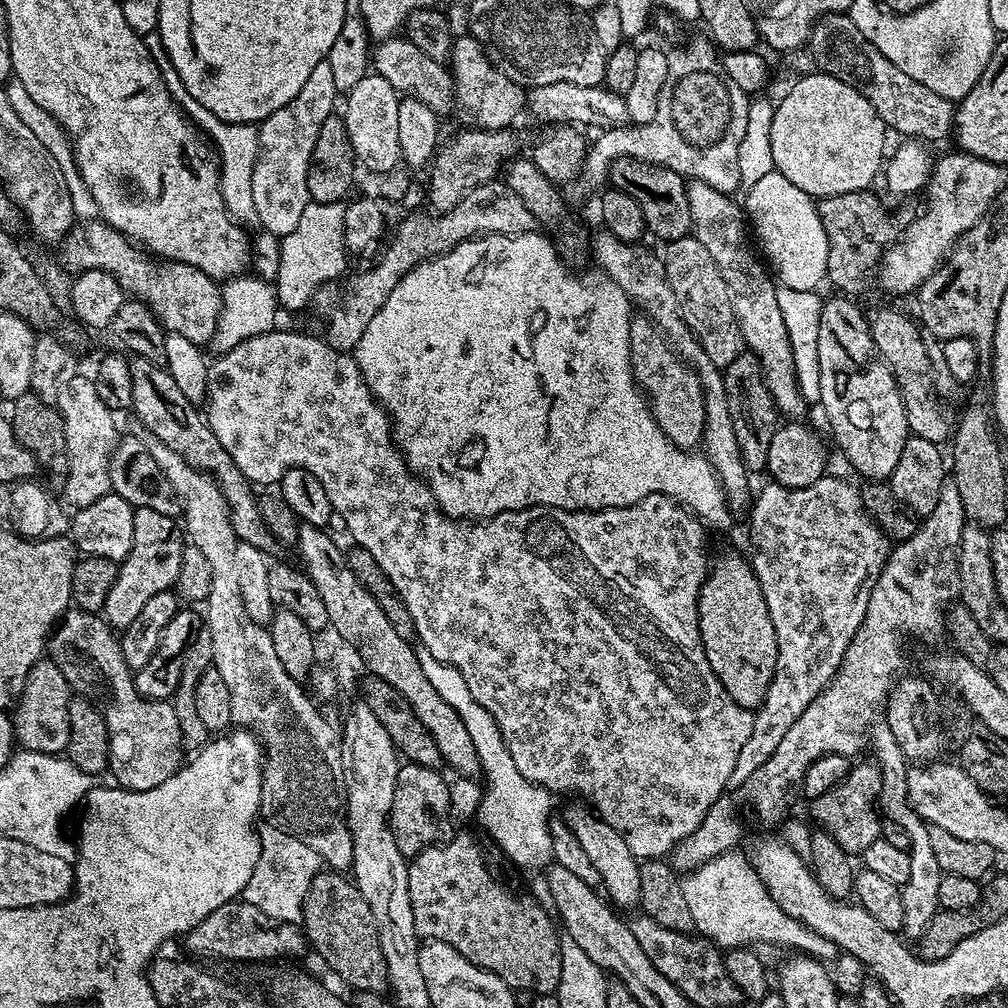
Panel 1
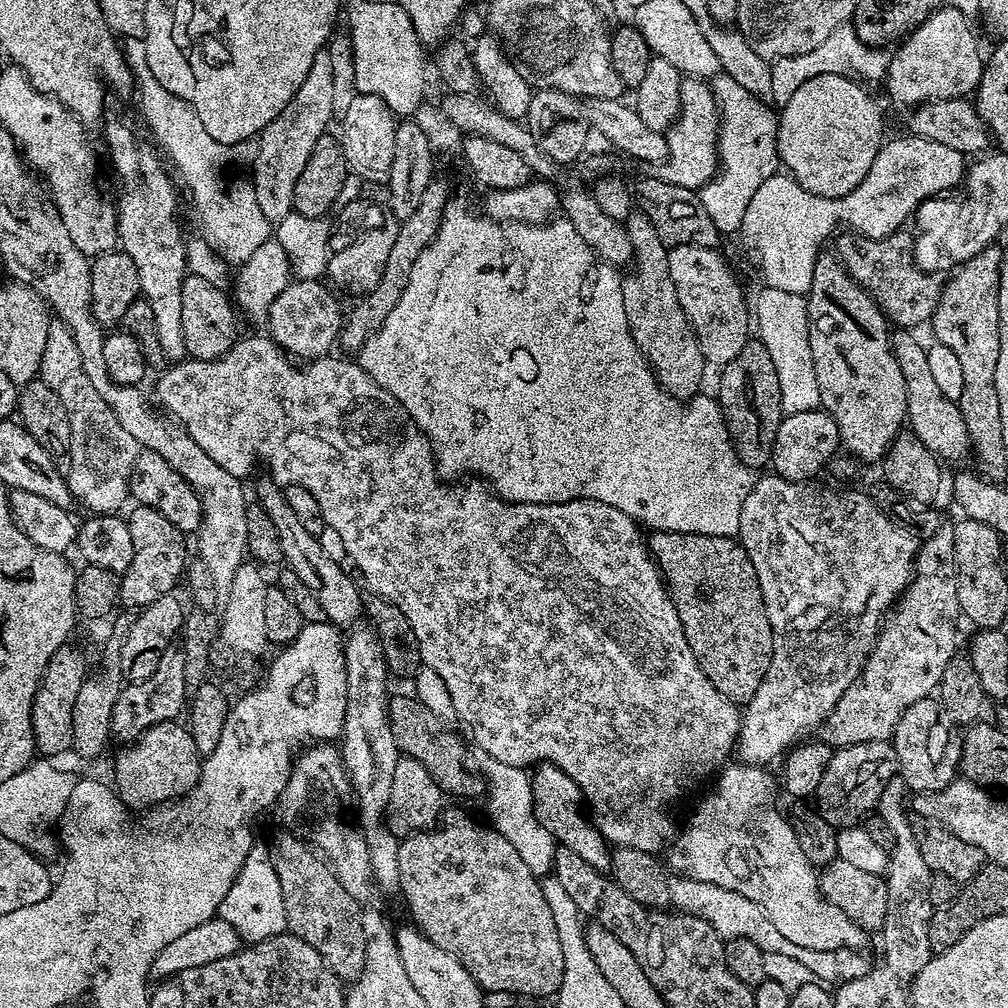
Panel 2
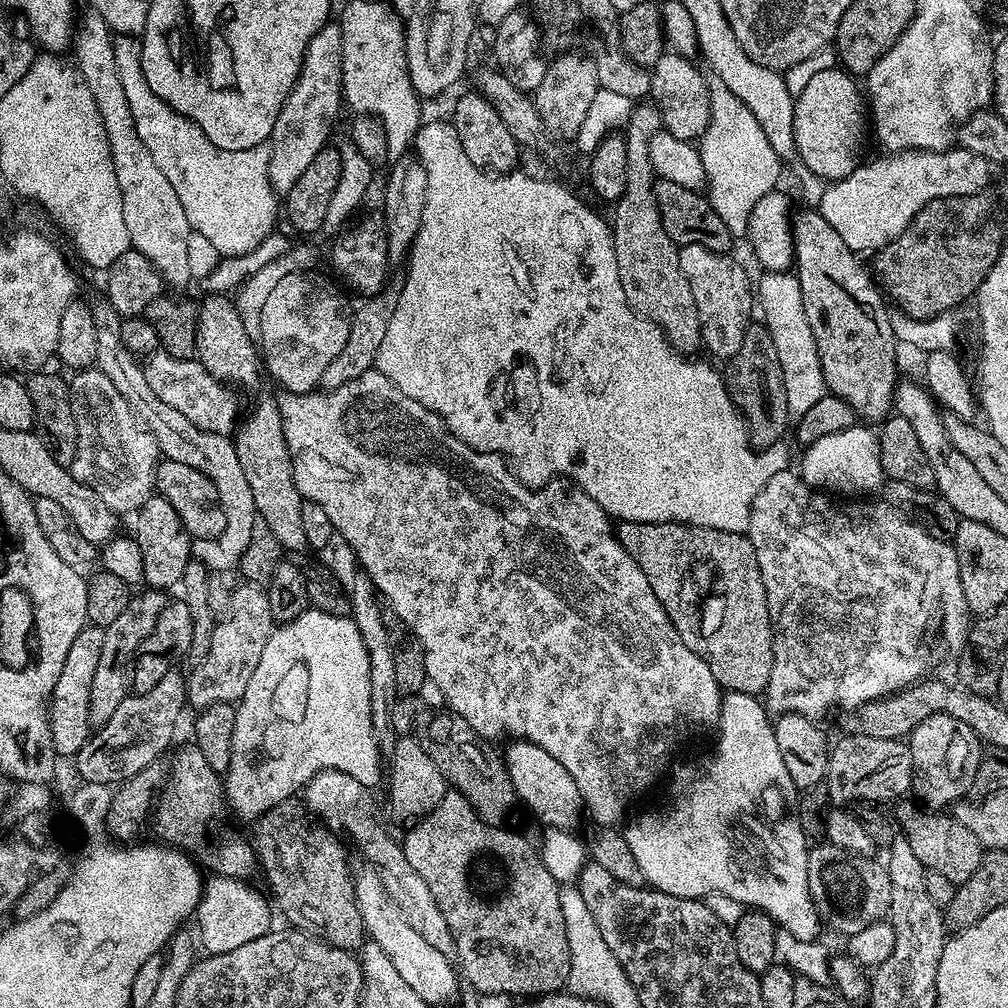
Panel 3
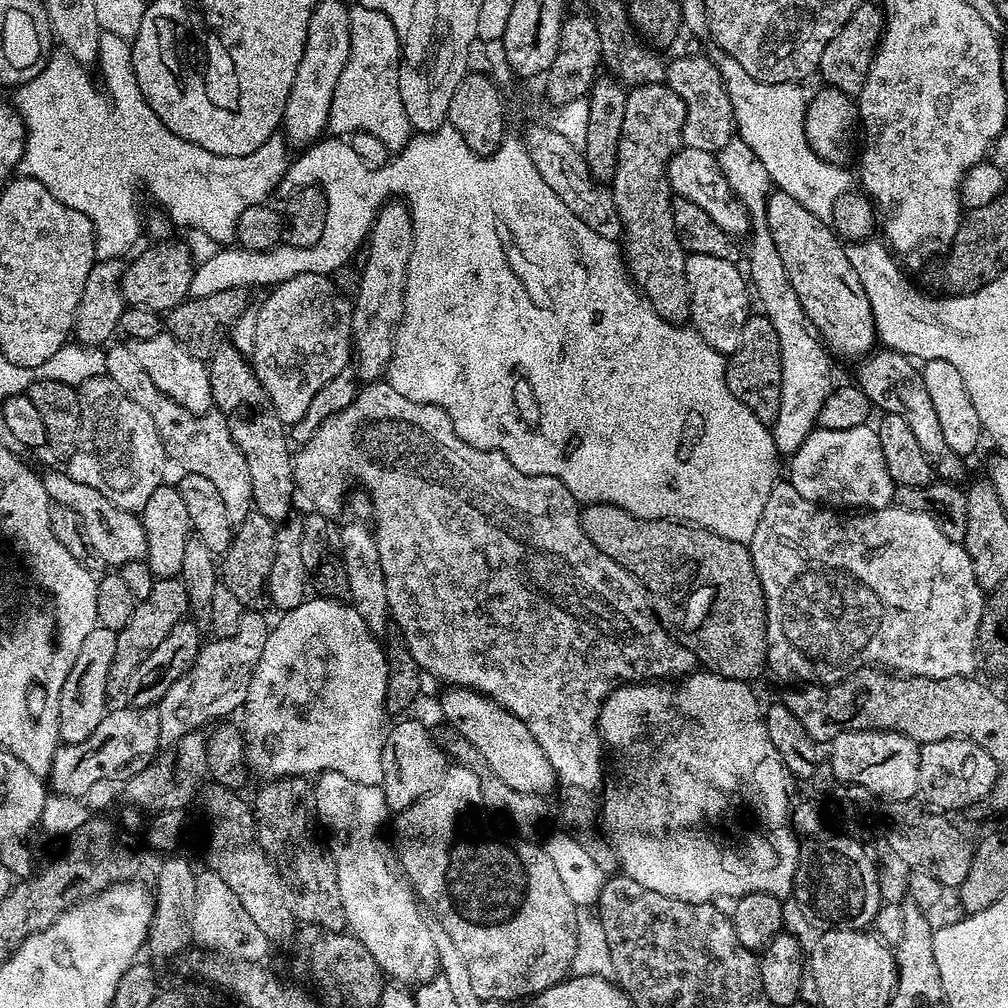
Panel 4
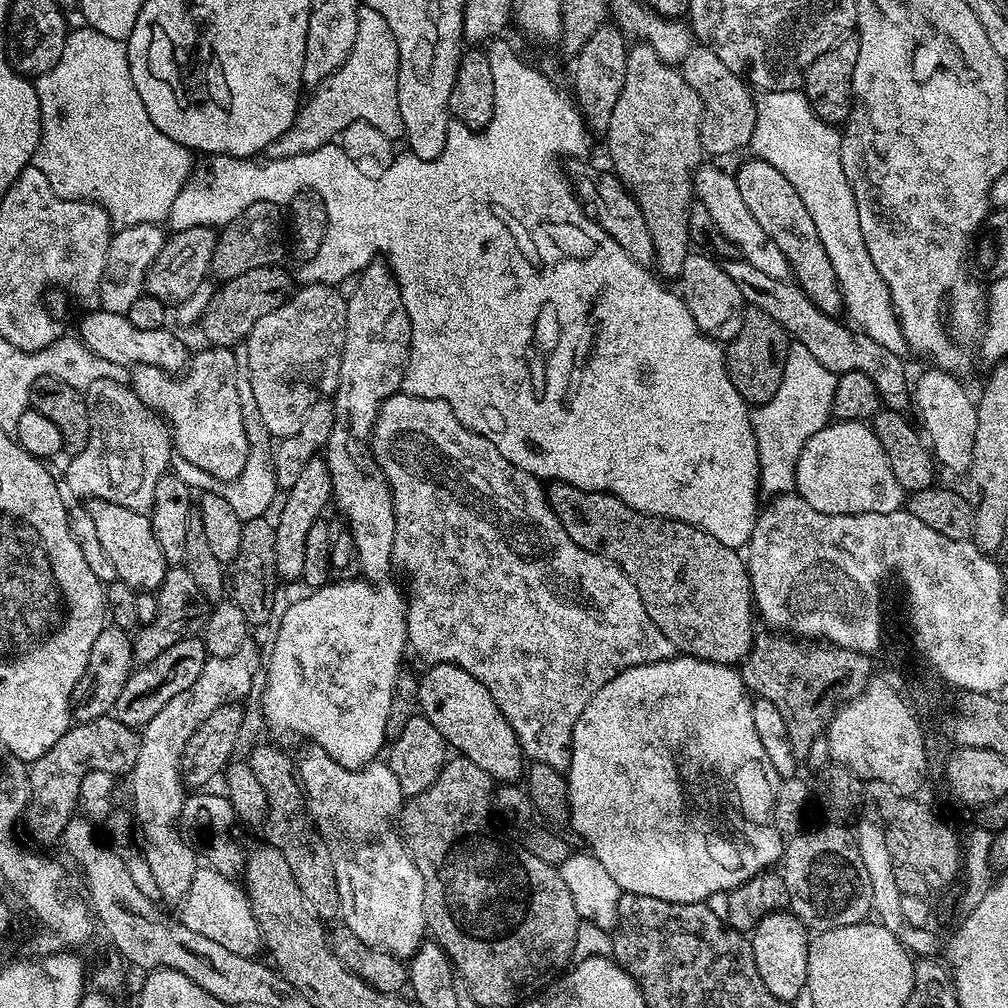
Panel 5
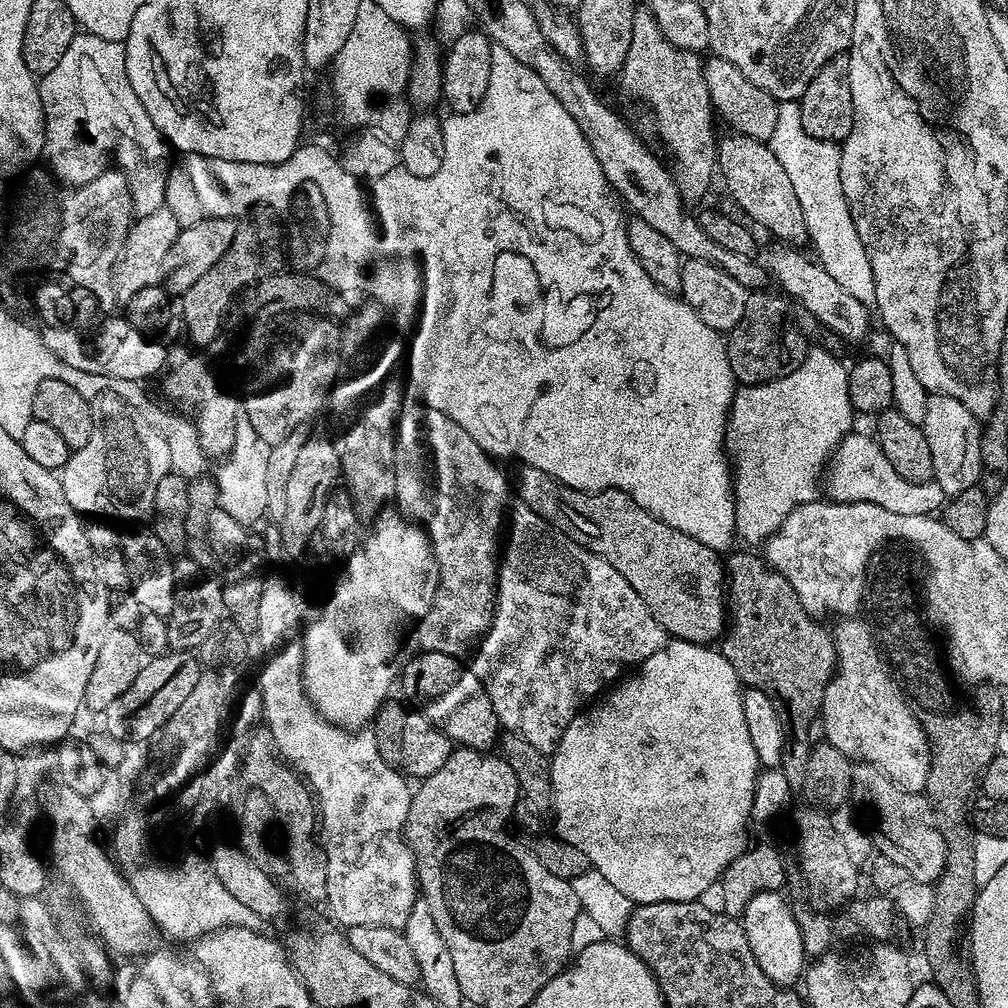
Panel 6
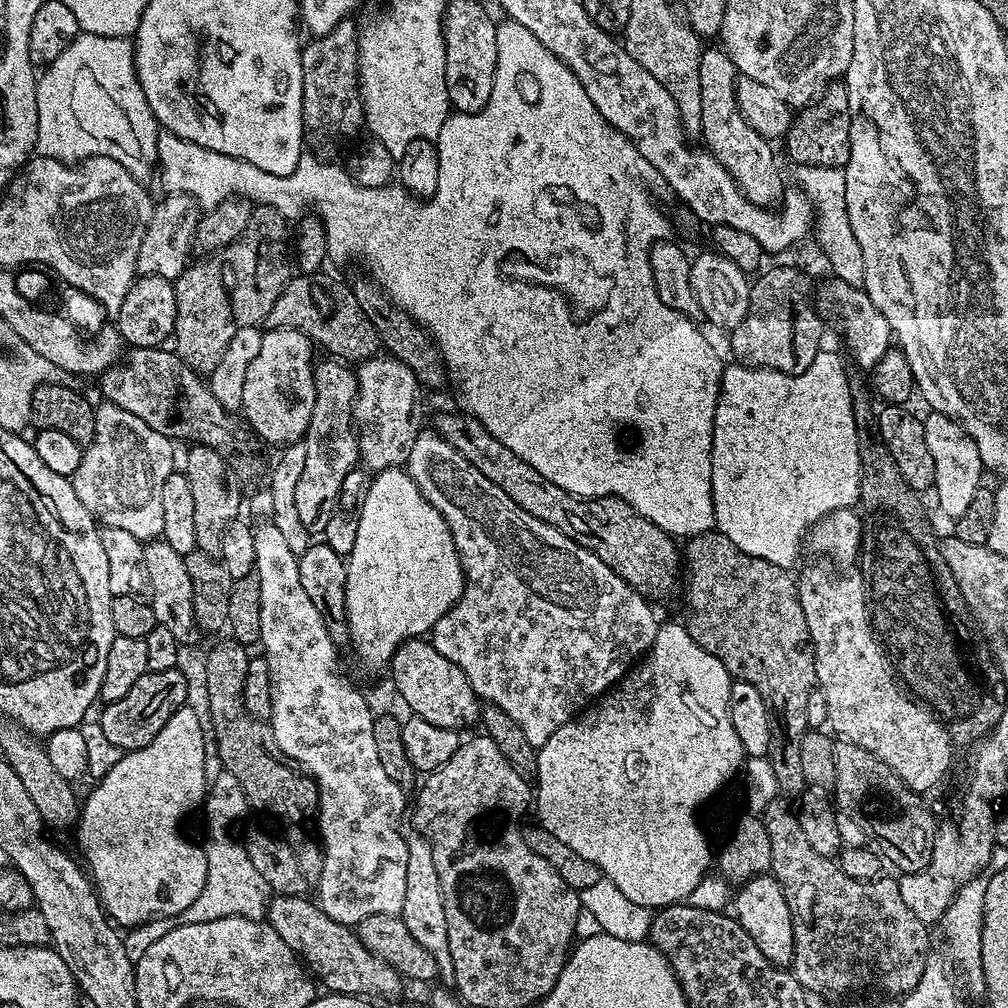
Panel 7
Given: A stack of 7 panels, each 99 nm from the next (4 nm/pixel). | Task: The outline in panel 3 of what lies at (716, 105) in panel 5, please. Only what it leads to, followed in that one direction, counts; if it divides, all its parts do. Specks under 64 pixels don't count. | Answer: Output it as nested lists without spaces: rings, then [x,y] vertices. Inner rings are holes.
[[[665,50],[662,58],[658,58],[658,62],[654,62],[654,66],[650,69],[652,73],[650,96],[657,110],[660,111],[663,131],[669,132],[678,139],[696,142],[708,129],[712,114],[705,73],[700,73],[691,63],[693,63],[691,59],[680,56],[677,52]]]

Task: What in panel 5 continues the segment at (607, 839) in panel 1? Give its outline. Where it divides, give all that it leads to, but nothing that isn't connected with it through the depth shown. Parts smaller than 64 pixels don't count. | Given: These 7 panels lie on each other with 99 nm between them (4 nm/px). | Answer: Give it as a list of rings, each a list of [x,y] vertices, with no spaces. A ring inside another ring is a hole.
[[[434,664],[425,669],[424,676],[422,672],[419,677],[416,699],[419,715],[425,716],[430,726],[442,734],[449,749],[474,762],[474,766],[486,770],[493,781],[519,781],[526,771],[524,750],[510,722],[506,722],[498,710],[498,702],[490,698],[490,690],[486,690],[474,674],[466,674],[466,670],[457,664]]]

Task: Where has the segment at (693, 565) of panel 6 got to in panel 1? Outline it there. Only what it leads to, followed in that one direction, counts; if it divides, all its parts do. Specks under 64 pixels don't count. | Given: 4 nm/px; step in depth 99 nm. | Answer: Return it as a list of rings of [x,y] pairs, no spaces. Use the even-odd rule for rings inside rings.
[[[728,552],[711,561],[708,577],[700,587],[700,596],[696,600],[698,606],[698,626],[706,660],[710,662],[710,670],[722,682],[726,694],[738,706],[746,709],[753,707],[748,696],[763,693],[774,678],[774,666],[778,662],[778,638],[774,634],[774,622],[770,622],[770,610],[766,610],[766,598],[762,594],[762,586],[758,582],[756,572],[747,559],[743,560],[736,552]]]

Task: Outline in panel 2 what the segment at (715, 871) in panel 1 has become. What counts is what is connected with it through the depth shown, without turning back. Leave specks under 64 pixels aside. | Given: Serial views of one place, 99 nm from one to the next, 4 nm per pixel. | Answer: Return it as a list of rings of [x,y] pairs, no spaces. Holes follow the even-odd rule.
[[[678,876],[672,880],[671,898],[677,909],[688,911],[693,916],[701,917],[710,922],[725,940],[733,940],[736,937],[750,937],[758,941],[764,951],[776,951],[804,961],[811,970],[813,977],[822,982],[829,982],[828,980],[838,978],[841,975],[835,953],[806,950],[792,943],[777,930],[773,923],[768,921],[764,908],[754,900],[746,898],[745,895],[720,887],[716,883]]]

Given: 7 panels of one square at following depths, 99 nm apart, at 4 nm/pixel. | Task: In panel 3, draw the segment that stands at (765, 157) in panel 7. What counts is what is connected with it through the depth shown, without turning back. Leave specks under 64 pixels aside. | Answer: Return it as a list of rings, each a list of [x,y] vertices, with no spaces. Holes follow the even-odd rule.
[[[819,210],[795,213],[791,221],[794,275],[802,290],[806,322],[814,330],[824,387],[851,406],[861,421],[883,421],[893,411],[898,383],[898,341],[892,329],[893,313],[884,305],[885,293]]]

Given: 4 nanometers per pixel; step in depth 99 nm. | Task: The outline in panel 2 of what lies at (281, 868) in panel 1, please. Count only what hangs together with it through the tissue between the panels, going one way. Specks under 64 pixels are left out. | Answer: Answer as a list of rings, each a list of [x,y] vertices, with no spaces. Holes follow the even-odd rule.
[[[254,850],[248,855],[226,898],[222,898],[218,916],[219,919],[230,922],[230,926],[234,926],[241,937],[250,942],[281,936],[288,928],[281,883],[267,851],[264,853]]]

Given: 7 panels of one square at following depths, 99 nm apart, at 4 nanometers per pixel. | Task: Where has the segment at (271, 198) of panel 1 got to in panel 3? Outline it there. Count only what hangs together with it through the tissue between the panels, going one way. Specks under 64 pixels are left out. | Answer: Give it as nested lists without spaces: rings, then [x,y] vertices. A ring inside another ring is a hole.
[[[329,22],[310,38],[306,46],[304,61],[296,79],[296,85],[290,90],[278,122],[270,137],[270,186],[278,194],[286,194],[294,182],[298,182],[310,162],[319,152],[325,151],[328,135],[332,132],[332,123],[342,109],[342,30],[339,23]]]

